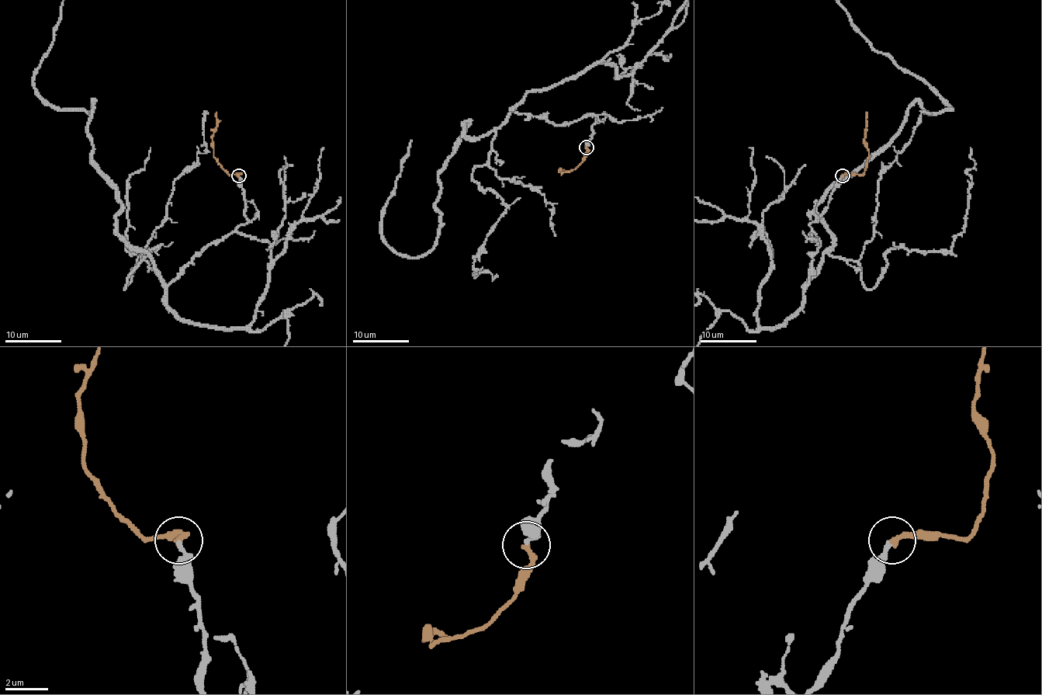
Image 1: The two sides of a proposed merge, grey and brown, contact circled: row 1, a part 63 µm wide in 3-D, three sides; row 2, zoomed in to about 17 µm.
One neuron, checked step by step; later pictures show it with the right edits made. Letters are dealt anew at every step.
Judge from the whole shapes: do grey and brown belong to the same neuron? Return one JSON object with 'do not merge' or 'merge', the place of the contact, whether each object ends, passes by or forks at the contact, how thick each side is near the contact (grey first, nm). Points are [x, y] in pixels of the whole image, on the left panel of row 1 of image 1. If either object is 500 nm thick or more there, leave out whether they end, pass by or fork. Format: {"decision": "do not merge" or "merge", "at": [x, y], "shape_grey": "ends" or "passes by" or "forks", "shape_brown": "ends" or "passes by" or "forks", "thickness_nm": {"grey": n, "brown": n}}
{"decision": "merge", "at": [239, 175], "shape_grey": "ends", "shape_brown": "ends", "thickness_nm": {"grey": 200, "brown": 260}}

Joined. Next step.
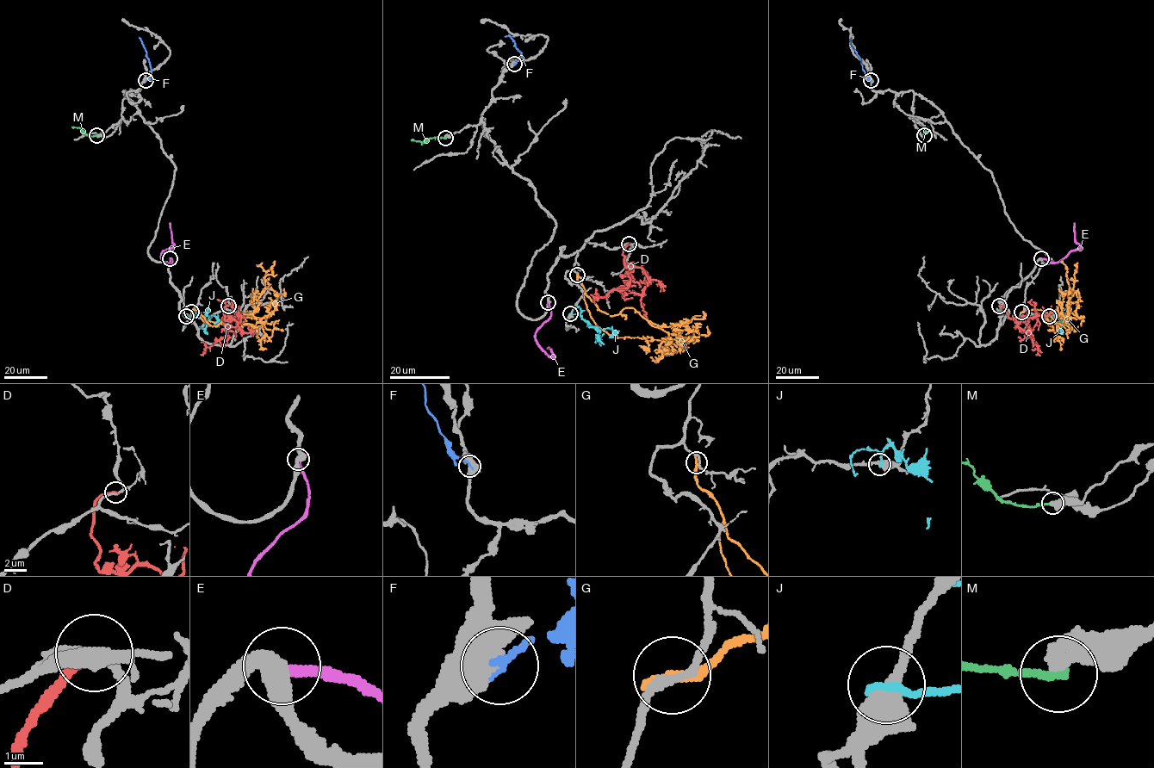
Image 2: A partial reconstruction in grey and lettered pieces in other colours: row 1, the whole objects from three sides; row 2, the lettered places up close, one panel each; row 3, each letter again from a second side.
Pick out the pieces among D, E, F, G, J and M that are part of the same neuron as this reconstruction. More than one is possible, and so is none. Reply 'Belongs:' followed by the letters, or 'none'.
Belongs: E

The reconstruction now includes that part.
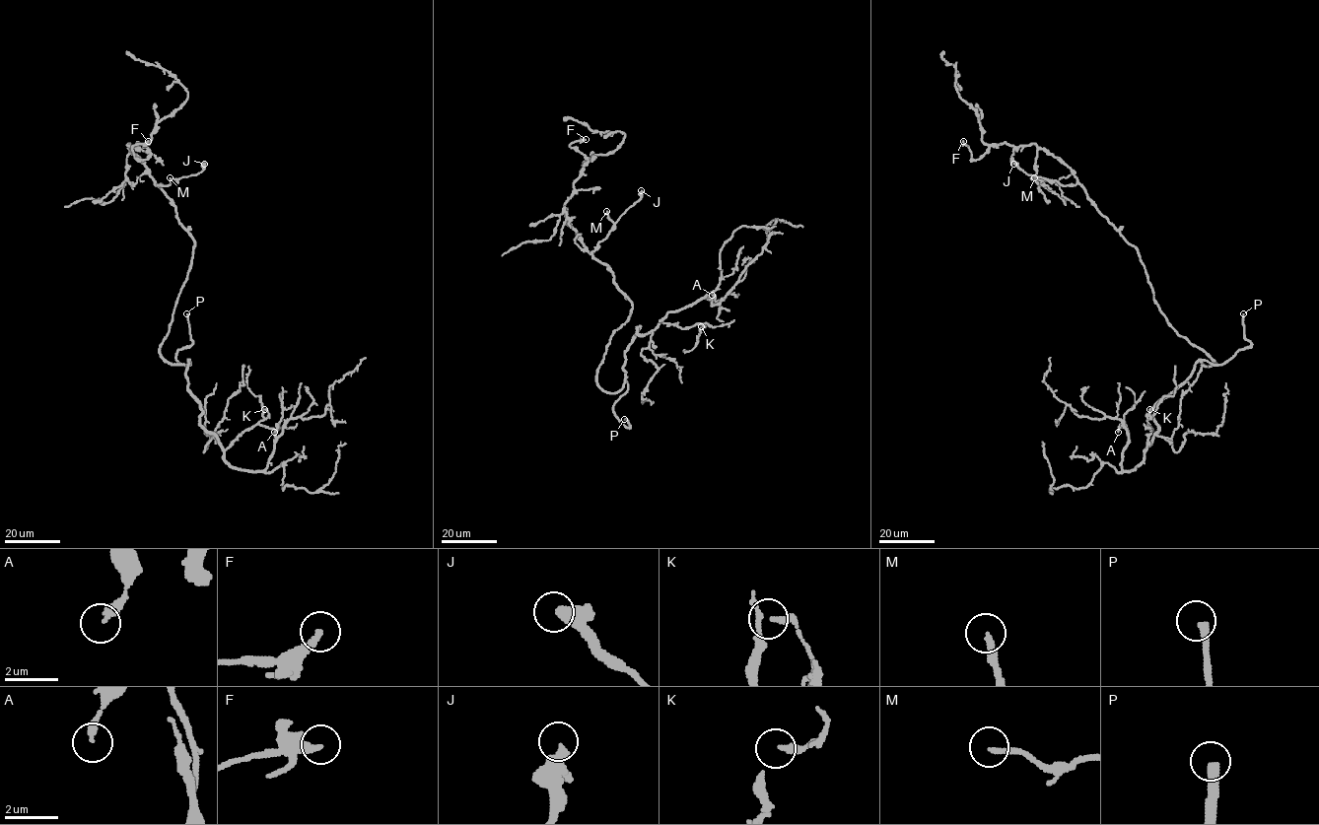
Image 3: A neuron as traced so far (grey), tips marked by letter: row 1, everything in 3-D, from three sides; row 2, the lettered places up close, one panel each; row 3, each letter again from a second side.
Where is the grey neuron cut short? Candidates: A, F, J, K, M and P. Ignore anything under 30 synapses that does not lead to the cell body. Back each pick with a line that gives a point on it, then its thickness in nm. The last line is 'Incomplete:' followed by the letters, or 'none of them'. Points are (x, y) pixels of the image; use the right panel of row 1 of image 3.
M: at (1034, 177); 200 nm thick
P: at (1243, 313); 320 nm thick
Incomplete: M, P

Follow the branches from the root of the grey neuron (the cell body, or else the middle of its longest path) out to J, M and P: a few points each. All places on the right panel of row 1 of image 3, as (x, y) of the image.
J: (1178, 334), (1153, 299), (1138, 250), (1100, 212), (1086, 191), (1077, 183), (1063, 185), (1028, 175), (1013, 164)
M: (1178, 334), (1153, 299), (1138, 250), (1100, 212), (1086, 191), (1077, 183), (1063, 185), (1056, 180), (1034, 177)
P: (1178, 334), (1203, 350), (1216, 364), (1205, 366), (1203, 360), (1222, 364), (1251, 344), (1245, 337), (1243, 313)

